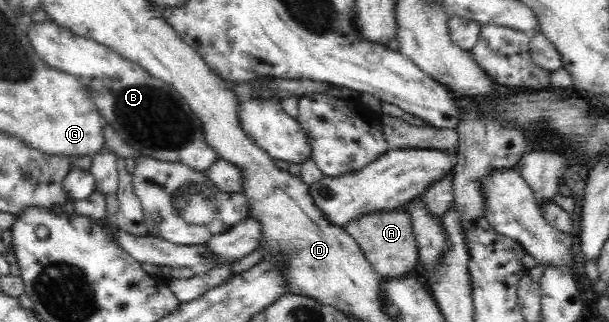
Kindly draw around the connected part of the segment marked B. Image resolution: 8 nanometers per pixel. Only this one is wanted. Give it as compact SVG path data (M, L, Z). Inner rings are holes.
M55 22L38 23L27 32L27 36L36 50L36 54L48 65L72 74L92 97L92 102L104 120L108 123L137 155L168 162L180 162L194 171L204 172L219 158L204 137L204 124L194 114L186 100L171 85L154 78L142 66L122 58L108 47L76 35L66 27Z

